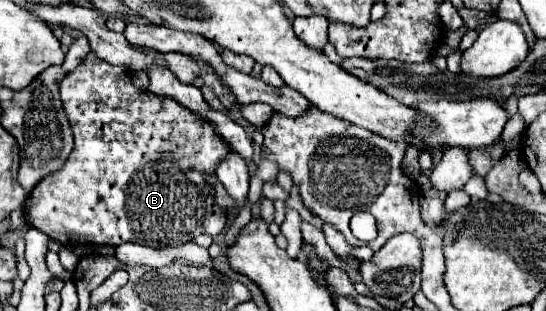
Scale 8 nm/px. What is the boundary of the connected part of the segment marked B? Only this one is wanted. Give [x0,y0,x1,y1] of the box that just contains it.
[24,53,230,249]

